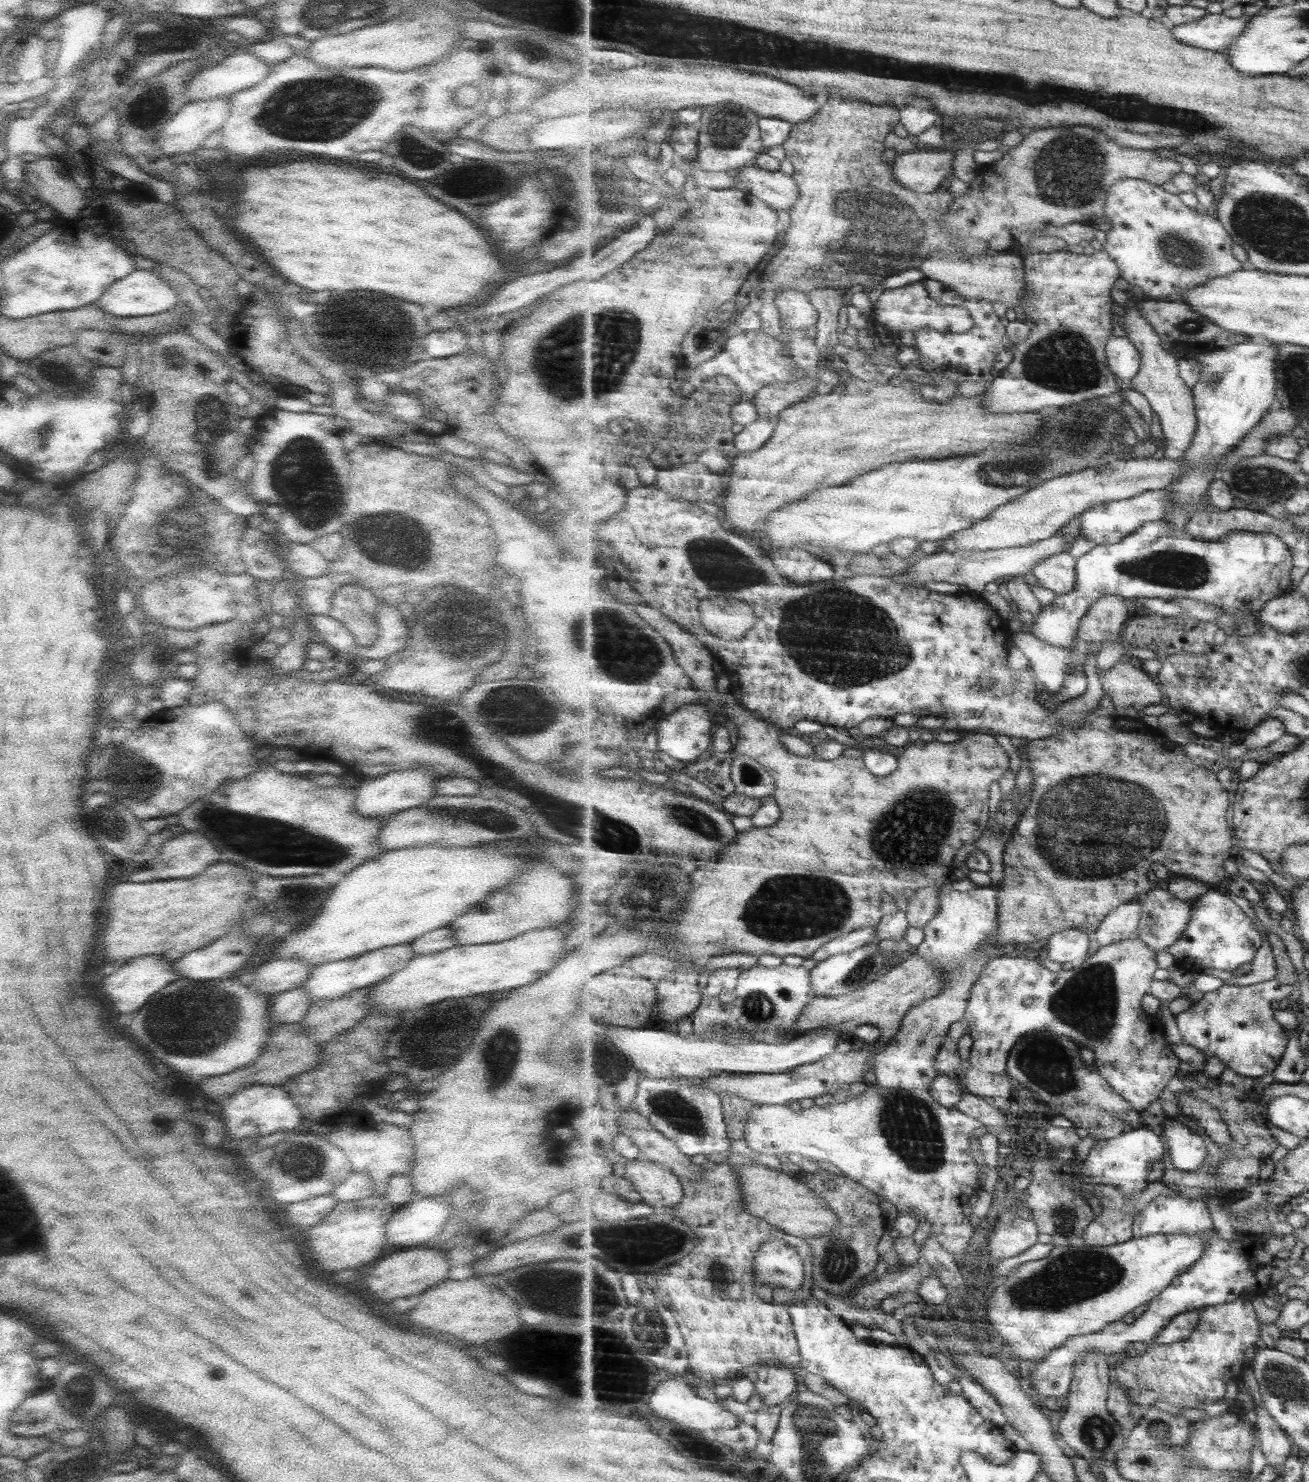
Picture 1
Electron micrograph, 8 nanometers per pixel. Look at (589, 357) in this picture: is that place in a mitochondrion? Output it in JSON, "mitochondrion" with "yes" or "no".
{"mitochondrion":"yes"}

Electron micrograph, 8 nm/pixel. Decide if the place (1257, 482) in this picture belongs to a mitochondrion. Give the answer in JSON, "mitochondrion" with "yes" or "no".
{"mitochondrion":"yes"}

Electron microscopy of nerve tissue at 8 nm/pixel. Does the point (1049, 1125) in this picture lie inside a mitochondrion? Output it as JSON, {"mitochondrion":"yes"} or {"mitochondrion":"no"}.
{"mitochondrion":"no"}

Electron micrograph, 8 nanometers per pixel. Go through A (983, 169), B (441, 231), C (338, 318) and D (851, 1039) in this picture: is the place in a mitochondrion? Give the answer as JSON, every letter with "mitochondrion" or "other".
{"A":"other","B":"other","C":"mitochondrion","D":"other"}

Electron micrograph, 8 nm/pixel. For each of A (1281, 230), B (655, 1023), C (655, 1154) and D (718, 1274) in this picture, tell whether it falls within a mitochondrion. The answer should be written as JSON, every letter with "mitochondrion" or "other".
{"A":"mitochondrion","B":"other","C":"other","D":"mitochondrion"}

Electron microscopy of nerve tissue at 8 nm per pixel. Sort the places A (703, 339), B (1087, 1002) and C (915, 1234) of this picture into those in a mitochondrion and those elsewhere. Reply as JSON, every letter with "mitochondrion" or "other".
{"A":"other","B":"mitochondrion","C":"other"}

